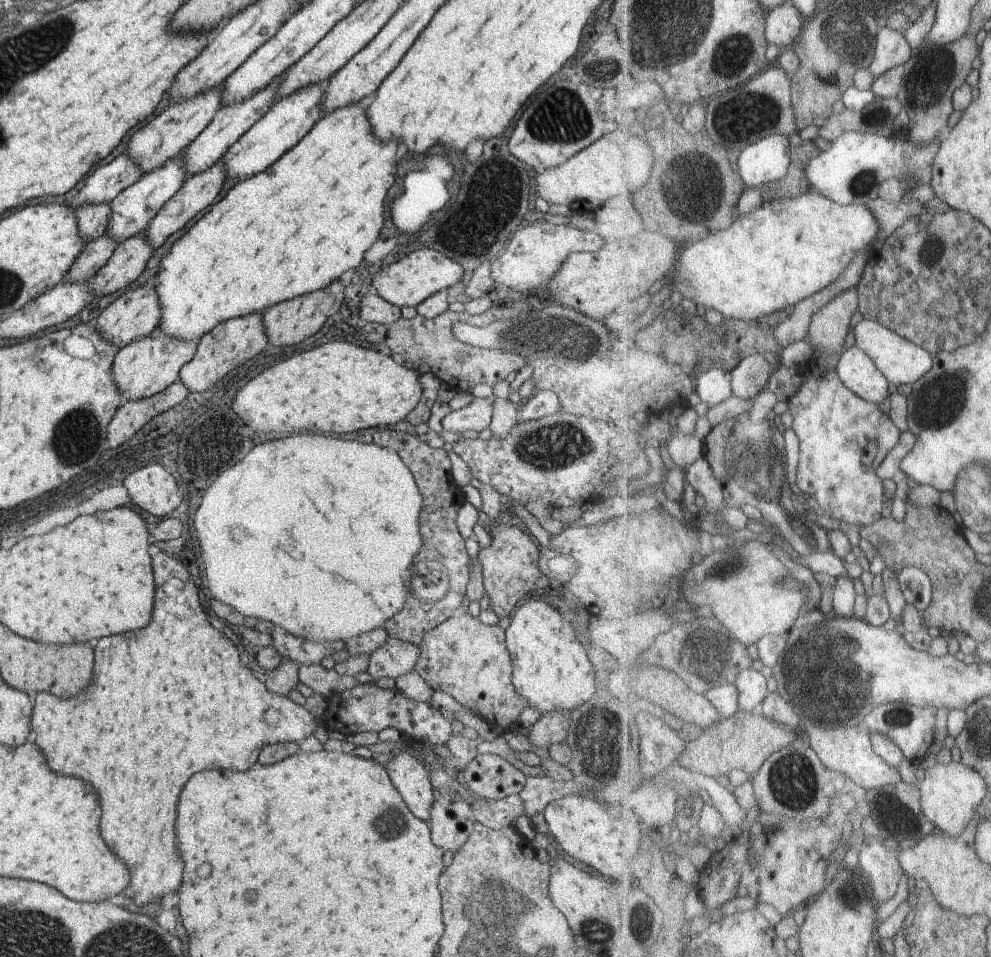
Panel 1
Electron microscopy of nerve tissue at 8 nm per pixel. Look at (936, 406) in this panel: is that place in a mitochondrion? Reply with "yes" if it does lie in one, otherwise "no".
yes

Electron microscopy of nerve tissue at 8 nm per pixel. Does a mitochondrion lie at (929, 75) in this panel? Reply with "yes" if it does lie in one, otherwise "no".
yes

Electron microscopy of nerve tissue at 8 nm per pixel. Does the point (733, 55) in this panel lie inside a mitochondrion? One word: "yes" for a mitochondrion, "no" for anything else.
yes

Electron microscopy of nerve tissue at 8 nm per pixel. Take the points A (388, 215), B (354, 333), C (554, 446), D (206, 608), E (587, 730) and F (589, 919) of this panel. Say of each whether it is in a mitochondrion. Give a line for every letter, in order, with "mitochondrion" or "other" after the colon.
A: other
B: other
C: mitochondrion
D: other
E: mitochondrion
F: mitochondrion

